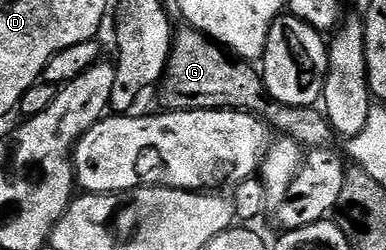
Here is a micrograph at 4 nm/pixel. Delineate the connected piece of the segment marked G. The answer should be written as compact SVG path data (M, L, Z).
M182 25L173 32L173 47L167 59L166 71L157 88L158 99L168 111L247 111L266 122L279 136L289 136L303 148L325 147L335 138L335 132L325 114L317 106L289 107L275 103L270 98L266 82L261 77L259 68L253 62L243 61L227 51L220 43L215 43L209 35L204 35L194 27Z

